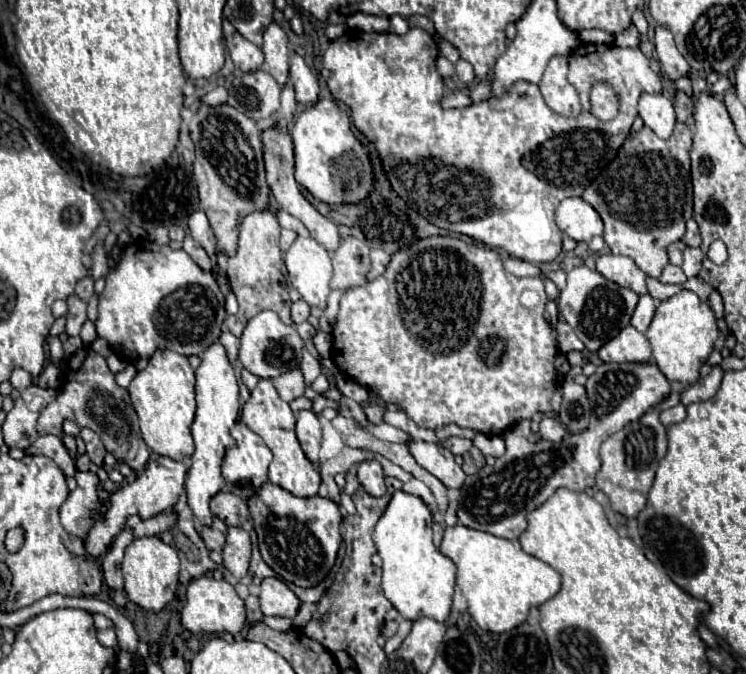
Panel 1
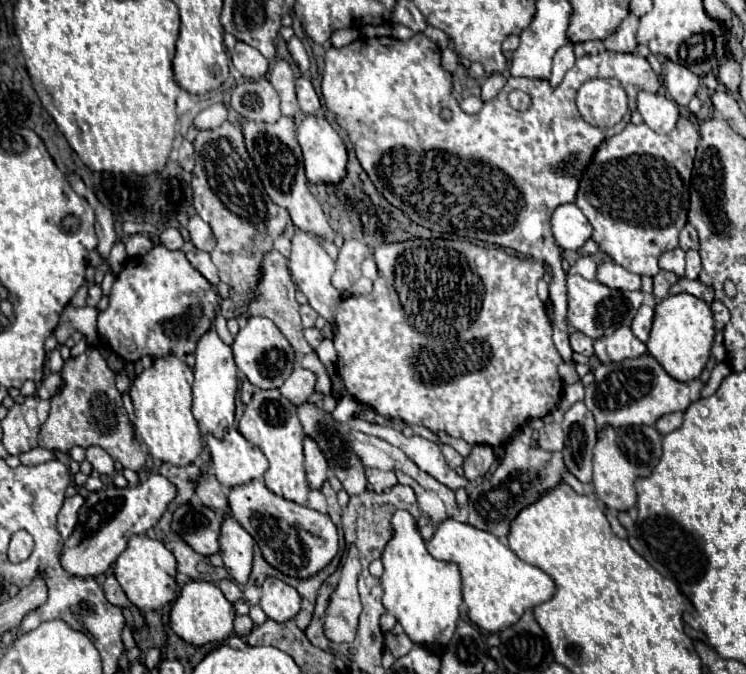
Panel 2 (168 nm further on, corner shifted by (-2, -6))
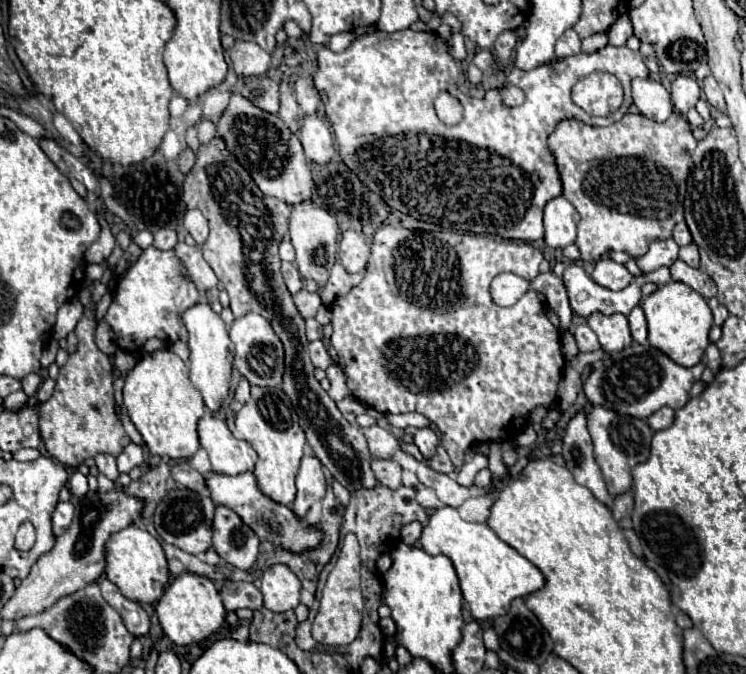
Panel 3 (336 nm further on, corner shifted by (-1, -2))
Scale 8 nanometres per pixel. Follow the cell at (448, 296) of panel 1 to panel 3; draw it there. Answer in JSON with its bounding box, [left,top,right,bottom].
[330,228,564,468]

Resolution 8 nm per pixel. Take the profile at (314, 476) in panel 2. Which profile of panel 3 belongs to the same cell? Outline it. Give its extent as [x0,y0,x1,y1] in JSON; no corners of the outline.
[292,454,326,518]

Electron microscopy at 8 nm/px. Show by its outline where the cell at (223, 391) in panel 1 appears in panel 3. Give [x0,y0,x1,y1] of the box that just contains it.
[182,300,234,412]

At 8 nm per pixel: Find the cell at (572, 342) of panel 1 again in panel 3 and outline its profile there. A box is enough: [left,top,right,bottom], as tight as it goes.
[574,324,600,352]

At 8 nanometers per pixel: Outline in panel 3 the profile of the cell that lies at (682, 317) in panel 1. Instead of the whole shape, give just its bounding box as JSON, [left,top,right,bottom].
[642,282,712,368]

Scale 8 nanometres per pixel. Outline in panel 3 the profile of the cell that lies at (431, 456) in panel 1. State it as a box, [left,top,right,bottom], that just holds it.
[414,428,438,460]

